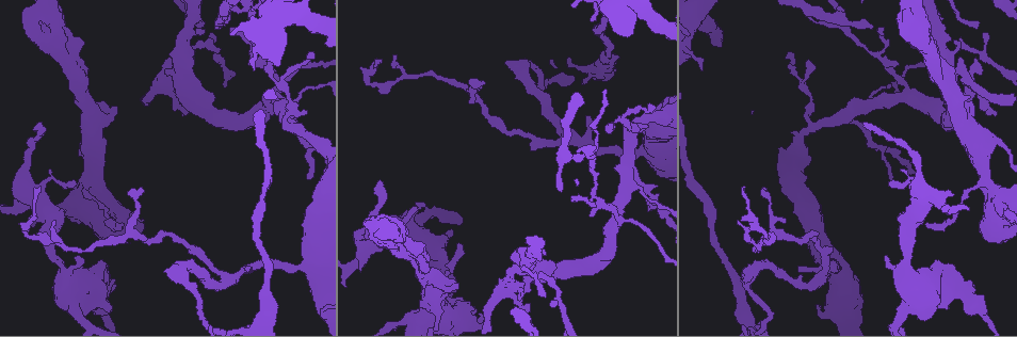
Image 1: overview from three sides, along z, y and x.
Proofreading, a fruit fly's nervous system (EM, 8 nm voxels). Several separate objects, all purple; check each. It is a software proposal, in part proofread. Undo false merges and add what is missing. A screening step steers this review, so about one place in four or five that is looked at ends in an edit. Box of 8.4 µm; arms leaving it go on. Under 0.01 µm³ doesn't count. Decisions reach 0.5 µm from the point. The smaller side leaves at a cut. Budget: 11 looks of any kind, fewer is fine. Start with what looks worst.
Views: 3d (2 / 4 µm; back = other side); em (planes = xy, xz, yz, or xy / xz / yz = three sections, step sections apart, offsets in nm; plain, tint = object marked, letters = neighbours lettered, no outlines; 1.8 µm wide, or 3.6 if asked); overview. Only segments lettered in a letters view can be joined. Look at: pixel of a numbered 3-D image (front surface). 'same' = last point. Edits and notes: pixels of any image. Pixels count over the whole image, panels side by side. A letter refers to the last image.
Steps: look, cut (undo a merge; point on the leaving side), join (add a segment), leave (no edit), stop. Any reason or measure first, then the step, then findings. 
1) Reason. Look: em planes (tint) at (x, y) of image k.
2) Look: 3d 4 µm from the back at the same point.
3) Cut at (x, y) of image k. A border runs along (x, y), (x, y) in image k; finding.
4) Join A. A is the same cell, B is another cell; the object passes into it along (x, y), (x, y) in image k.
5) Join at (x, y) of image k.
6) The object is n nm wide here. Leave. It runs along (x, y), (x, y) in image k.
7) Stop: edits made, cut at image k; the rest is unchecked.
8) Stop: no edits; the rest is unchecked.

Free end. Look: 3d 2 µm at (596, 17) of image 1.

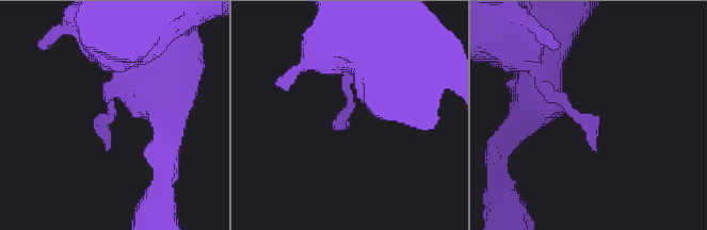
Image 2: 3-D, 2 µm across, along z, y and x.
Look: em xz step 4 (tint) at (346, 126) of image 2.

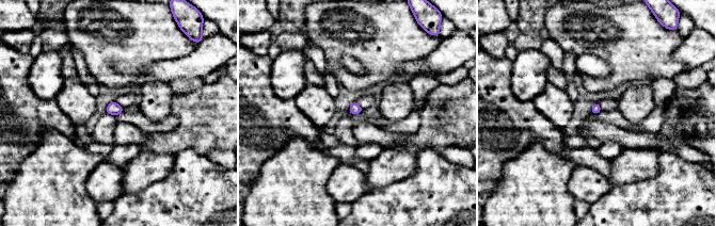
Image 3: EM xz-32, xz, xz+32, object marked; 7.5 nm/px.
Cut it another way. Look: em planes (letters) at the same point.

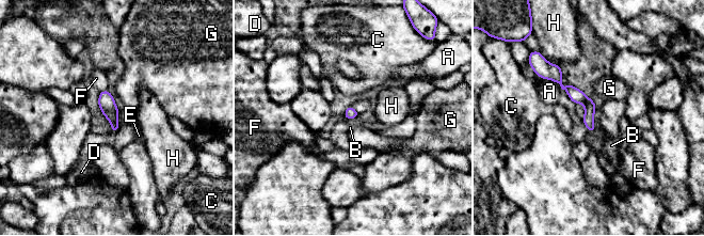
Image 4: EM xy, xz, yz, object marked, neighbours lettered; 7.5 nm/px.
Leave. A, B, C, D, E, F, G and H are other cells; it runs along (552, 67), (559, 82), (589, 106), (591, 128) in image 4; none of them fits.

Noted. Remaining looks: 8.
Look: em planes (tint) at (905, 97) of image 1.

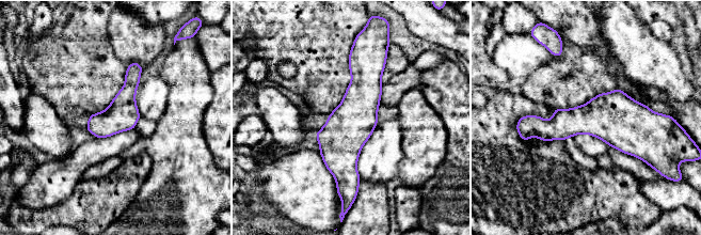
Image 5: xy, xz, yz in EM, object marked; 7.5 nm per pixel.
Look: em planes (letters) at the same point.

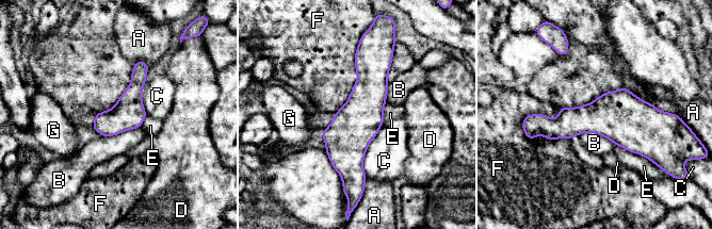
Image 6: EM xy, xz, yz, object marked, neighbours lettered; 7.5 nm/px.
The object is 240 nm wide here. Leave. A, B, C, D, E, F and G are other cells; it runs along (362, 54), (352, 182) in image 6; one neuron here.

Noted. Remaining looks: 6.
Abrupt turn. Look: 3d 4 µm at (963, 124) of image 1.

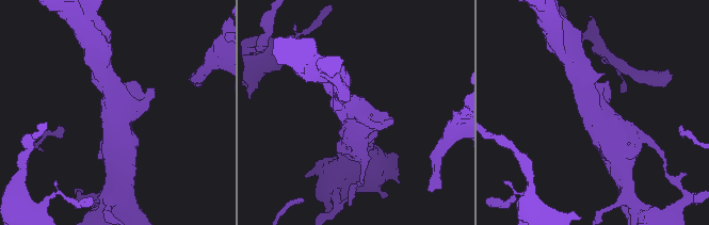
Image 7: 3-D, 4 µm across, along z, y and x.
Look: em 3.6 µm xy step 8 (tint) at (594, 115) of image 7.

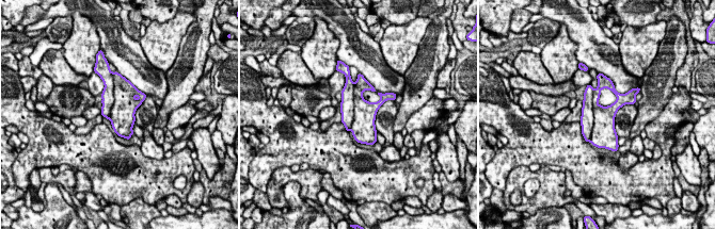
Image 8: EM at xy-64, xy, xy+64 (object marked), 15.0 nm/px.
Cut it another way. Look: em 3.6 µm planes (letters) at the same point.

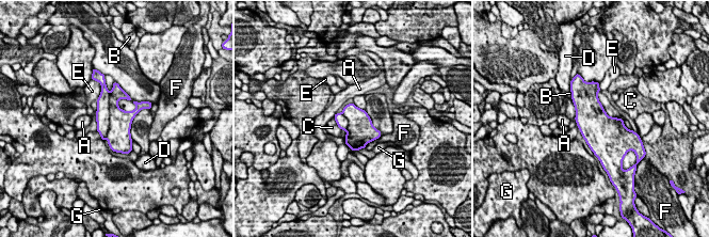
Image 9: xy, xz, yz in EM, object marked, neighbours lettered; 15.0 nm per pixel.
The longest contact is with F, 650 nm. Cut at (102, 113) of image 9. A, B, C, D, E, F and G are other cells; the part that leaves runs along (105, 91), (102, 109), (103, 136) in image 9; two neurons meet here.

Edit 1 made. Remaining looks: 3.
See it whole again. Look: overview.

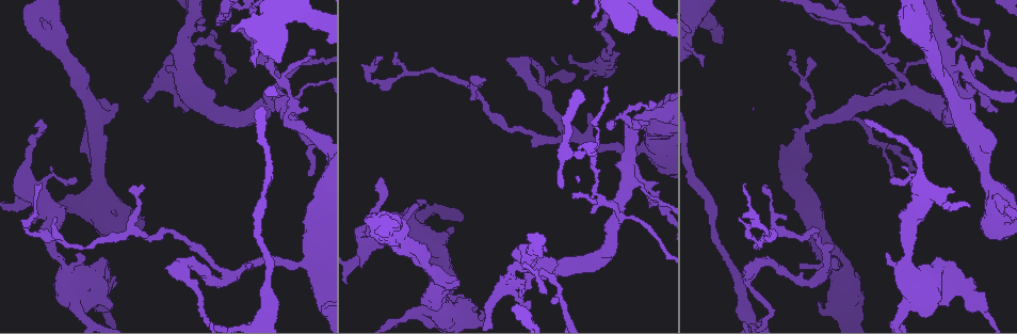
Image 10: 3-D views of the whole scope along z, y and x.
Abrupt turn. Look: em 3.6 µm planes (letters) at (527, 63) of image 10.

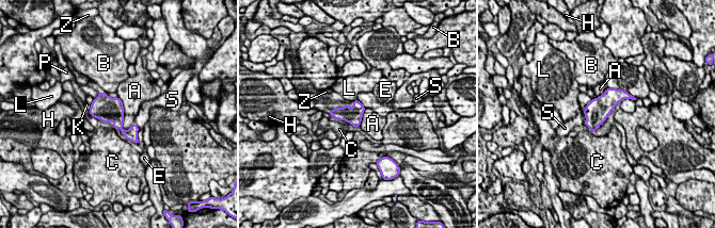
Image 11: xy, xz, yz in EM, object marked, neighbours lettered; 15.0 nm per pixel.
The object is 280 nm wide here. Leave. A, B, C, E, H, K, L, P, S and Z are other cells; a border runs along (117, 96), (127, 131) in image 11; one neuron here.

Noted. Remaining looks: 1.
Free end. Look: em 3.6 µm planes (letters) at (976, 57) of image 10.

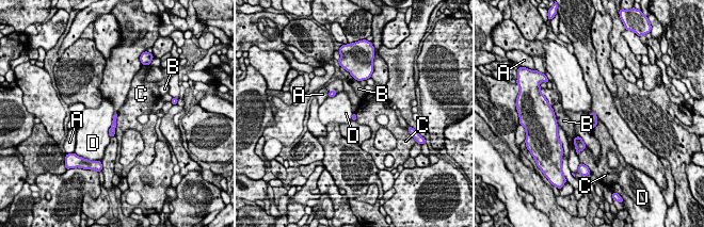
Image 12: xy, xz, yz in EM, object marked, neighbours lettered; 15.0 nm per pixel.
Leave. A, B, C and D are other cells; a border runs along (117, 113), (114, 134) in image 12; none of them fits.

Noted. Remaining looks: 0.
Stop: edits made, cut at image 9; the rest is unchecked.

